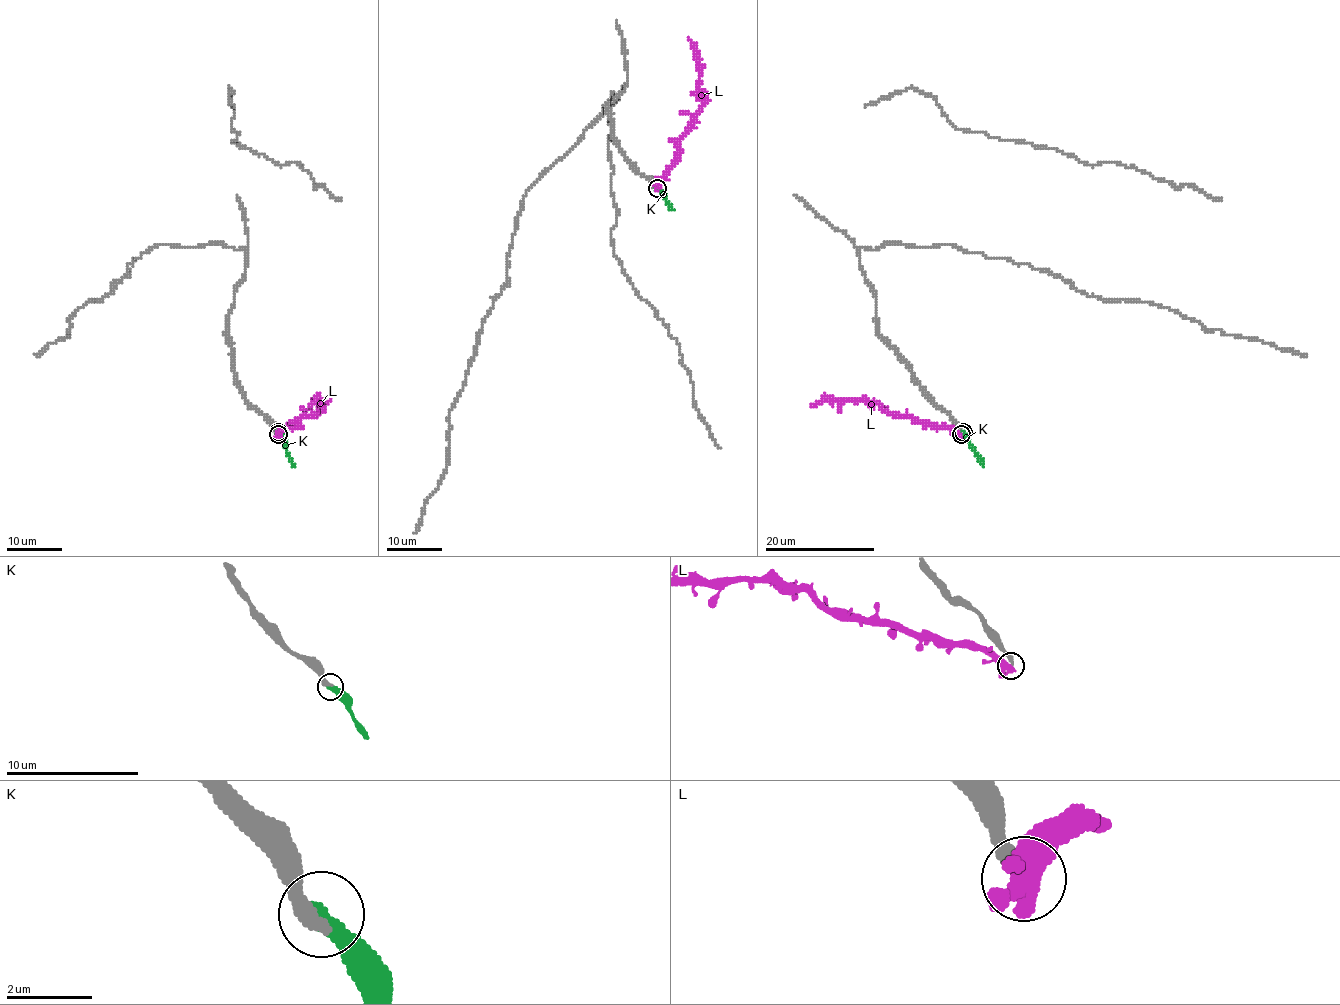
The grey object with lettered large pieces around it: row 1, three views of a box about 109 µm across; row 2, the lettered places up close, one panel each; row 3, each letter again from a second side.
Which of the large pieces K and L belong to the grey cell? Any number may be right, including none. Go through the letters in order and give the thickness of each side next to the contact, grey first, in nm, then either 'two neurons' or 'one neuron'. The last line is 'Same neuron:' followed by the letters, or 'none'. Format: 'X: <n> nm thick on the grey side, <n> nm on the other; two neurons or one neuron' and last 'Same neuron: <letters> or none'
K: 400 nm thick on the grey side, 400 nm on the other; one neuron
L: 360 nm thick on the grey side, 380 nm on the other; two neurons
Same neuron: K

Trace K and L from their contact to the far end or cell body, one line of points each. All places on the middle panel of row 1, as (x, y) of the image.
K: (657, 189), (672, 210)
L: (657, 188), (657, 183), (675, 157), (677, 141), (703, 102), (703, 92), (698, 84), (695, 50), (687, 36)

